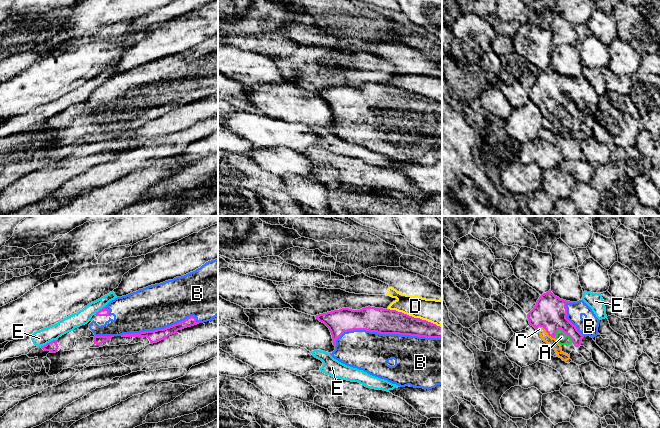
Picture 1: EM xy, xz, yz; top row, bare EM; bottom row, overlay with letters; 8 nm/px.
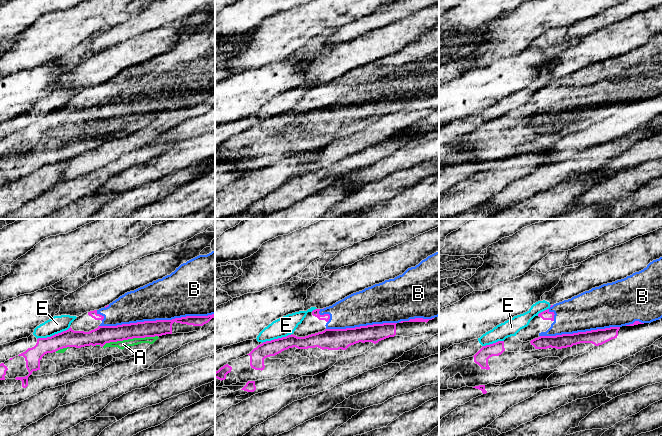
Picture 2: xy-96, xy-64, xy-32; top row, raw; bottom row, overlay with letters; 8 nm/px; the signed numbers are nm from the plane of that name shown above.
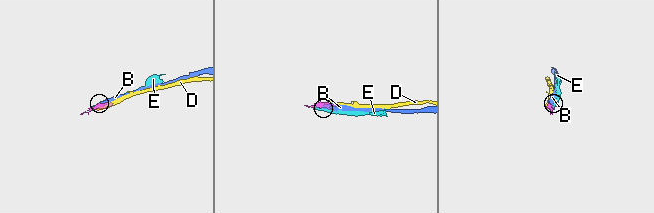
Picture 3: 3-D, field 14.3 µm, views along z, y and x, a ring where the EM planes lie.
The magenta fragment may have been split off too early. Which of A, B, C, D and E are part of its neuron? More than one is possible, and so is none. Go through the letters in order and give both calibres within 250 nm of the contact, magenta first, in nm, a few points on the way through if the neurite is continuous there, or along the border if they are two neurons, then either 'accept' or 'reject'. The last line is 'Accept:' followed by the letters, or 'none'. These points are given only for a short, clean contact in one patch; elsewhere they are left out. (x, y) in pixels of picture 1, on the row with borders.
A: 260/90 nm | accept
B: 200/320 nm | accept
C: 260/70 nm | accept
D: 200/200 nm | reject
E: 90/130 nm | reject
Accept: A, B, C

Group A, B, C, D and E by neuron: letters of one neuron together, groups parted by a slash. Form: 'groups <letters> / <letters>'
groups A B C / D / E

